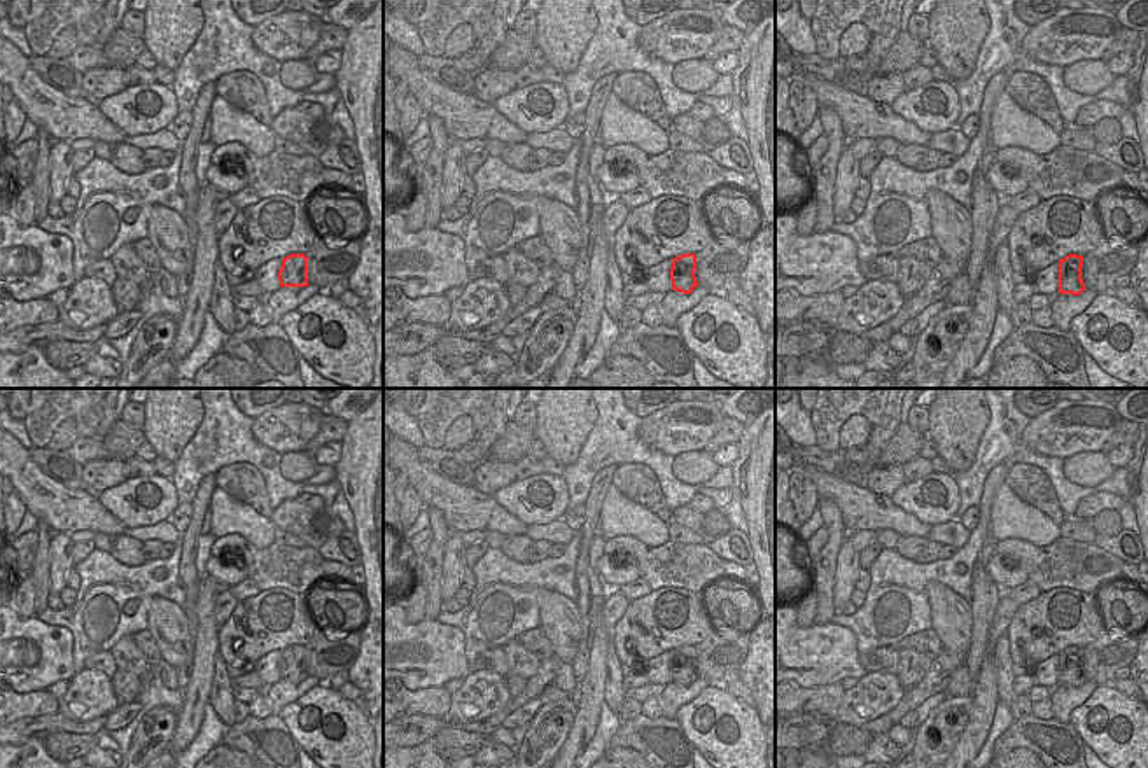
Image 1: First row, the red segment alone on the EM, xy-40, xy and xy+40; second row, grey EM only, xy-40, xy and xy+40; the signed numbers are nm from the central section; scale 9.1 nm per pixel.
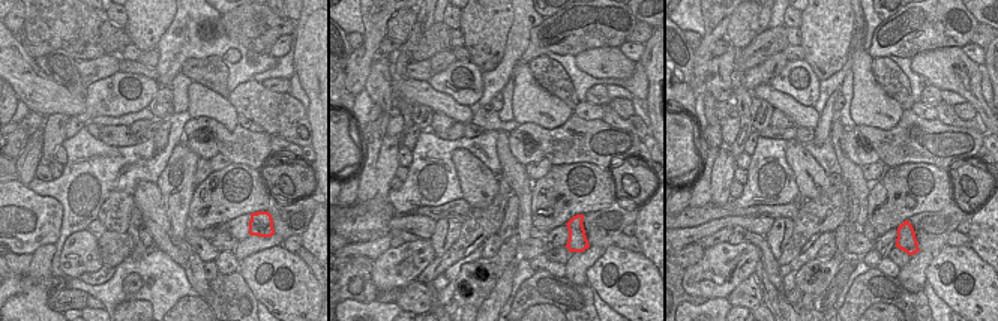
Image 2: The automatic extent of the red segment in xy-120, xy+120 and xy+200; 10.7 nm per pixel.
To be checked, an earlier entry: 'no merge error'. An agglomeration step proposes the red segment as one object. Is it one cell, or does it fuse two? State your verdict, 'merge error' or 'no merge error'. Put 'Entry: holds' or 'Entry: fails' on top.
Entry: holds
no merge error

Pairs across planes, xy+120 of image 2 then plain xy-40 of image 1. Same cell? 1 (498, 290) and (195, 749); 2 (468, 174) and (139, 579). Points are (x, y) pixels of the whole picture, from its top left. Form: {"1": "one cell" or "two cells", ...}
{"1": "two cells", "2": "two cells"}

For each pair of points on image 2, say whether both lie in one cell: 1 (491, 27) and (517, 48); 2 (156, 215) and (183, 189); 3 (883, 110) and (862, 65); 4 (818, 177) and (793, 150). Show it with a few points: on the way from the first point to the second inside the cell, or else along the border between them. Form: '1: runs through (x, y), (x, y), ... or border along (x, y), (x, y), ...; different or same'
1: border along (514, 15), (505, 54), (488, 71); different
2: border along (155, 183), (162, 198), (170, 236), (179, 239); different
3: runs through (872, 99), (866, 93), (862, 75); same
4: runs through (812, 171), (797, 156); same

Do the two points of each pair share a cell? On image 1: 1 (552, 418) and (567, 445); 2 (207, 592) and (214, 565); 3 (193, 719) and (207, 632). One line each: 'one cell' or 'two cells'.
1: one cell
2: two cells
3: one cell

